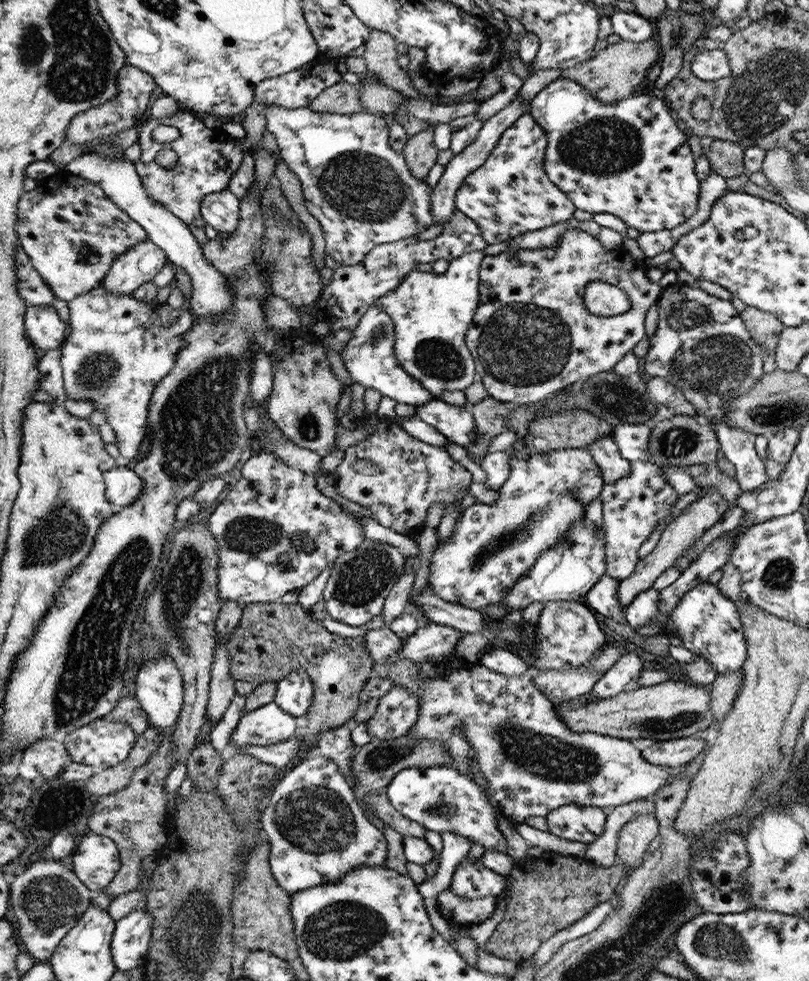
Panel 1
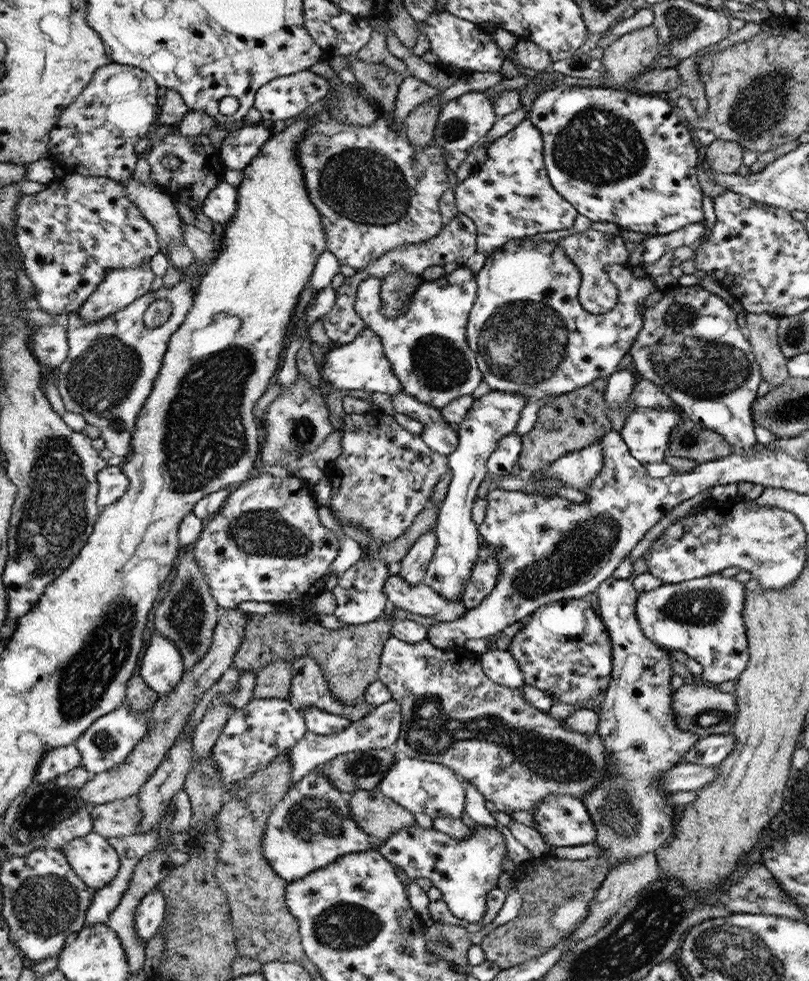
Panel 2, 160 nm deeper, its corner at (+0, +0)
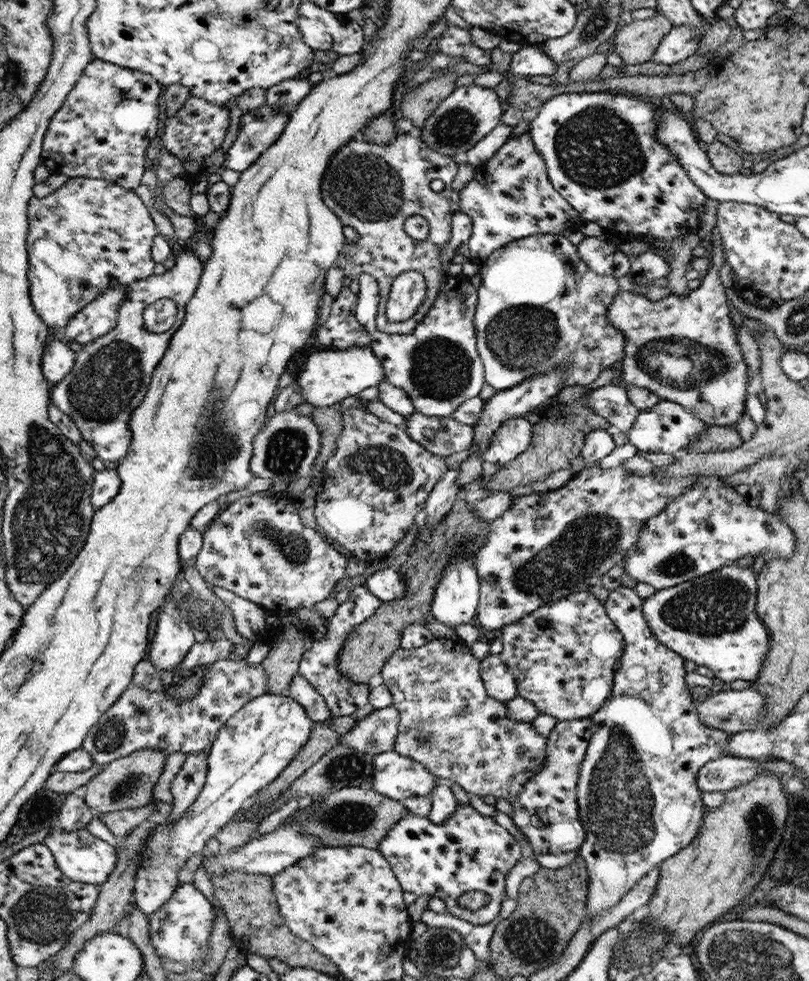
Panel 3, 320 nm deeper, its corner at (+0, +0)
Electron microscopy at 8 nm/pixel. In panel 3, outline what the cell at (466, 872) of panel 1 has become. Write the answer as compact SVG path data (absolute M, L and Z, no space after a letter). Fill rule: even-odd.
M457 803L456 812L452 818L448 818L442 824L434 824L428 817L408 814L403 820L387 833L378 850L392 866L396 877L399 879L404 892L414 892L418 896L426 894L431 899L440 898L446 904L446 910L456 918L467 920L472 924L485 925L499 916L503 902L508 899L506 896L506 876L520 860L520 843L503 826L496 823L493 818L486 818L479 814L472 805ZM470 890L480 890L490 895L490 902L476 911L469 911L458 905L458 897Z

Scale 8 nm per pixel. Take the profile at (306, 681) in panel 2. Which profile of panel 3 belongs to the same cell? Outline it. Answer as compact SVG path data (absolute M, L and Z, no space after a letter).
M364 584L354 587L353 590L350 589L348 601L340 603L334 616L329 618L325 626L327 628L326 636L317 639L314 645L309 645L299 662L300 676L306 678L306 682L312 684L312 687L324 697L331 714L336 717L354 714L356 710L360 710L362 706L369 703L370 684L352 684L347 676L340 674L338 670L339 654L347 641L347 636L355 631L356 626L374 617L382 605L383 600L372 594Z

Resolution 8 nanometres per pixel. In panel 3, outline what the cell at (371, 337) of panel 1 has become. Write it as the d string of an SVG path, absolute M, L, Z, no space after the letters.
M354 346L348 350L324 349L312 353L305 362L304 370L296 378L305 402L320 408L335 405L366 388L378 386L386 378L386 371L370 346Z

